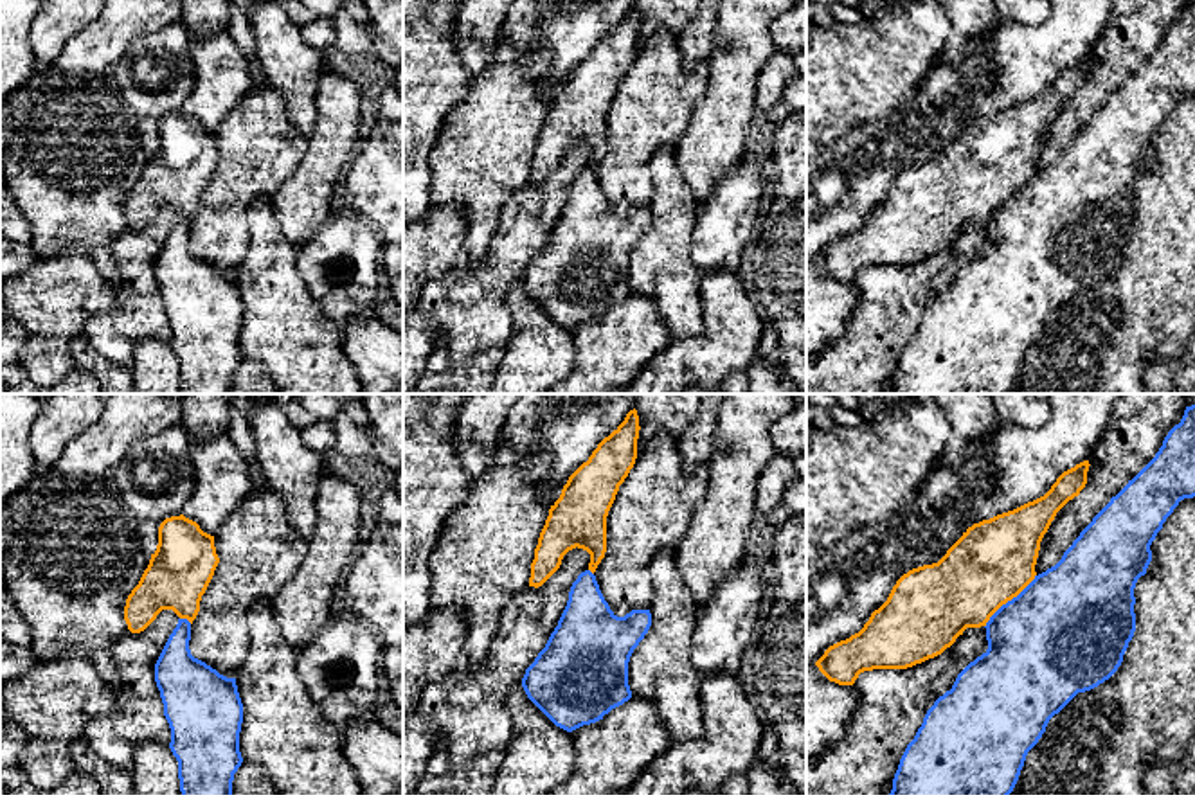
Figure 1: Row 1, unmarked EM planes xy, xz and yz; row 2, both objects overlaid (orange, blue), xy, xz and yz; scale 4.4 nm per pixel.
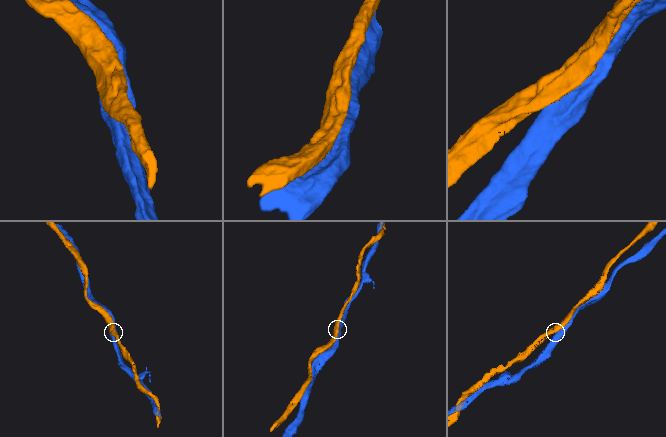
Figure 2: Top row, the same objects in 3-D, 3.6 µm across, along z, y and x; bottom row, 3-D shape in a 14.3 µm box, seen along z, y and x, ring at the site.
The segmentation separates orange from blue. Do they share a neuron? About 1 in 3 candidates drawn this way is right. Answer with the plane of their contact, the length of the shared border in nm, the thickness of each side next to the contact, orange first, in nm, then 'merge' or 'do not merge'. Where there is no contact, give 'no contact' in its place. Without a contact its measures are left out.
yz | 340 nm | 360/480 nm | do not merge

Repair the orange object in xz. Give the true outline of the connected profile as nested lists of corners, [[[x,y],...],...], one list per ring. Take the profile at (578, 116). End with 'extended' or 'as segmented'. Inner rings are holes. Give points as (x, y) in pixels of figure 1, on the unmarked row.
[[[633,5],[569,74],[540,130],[529,183],[542,183],[576,144],[590,151],[589,167],[596,169],[606,149],[608,108],[637,56],[639,27]]] | as segmented

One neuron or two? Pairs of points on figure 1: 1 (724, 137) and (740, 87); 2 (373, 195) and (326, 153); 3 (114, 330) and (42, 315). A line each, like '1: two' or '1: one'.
1: one
2: two
3: two

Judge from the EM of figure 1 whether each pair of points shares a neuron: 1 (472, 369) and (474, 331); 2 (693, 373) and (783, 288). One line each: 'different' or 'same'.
1: different
2: different

